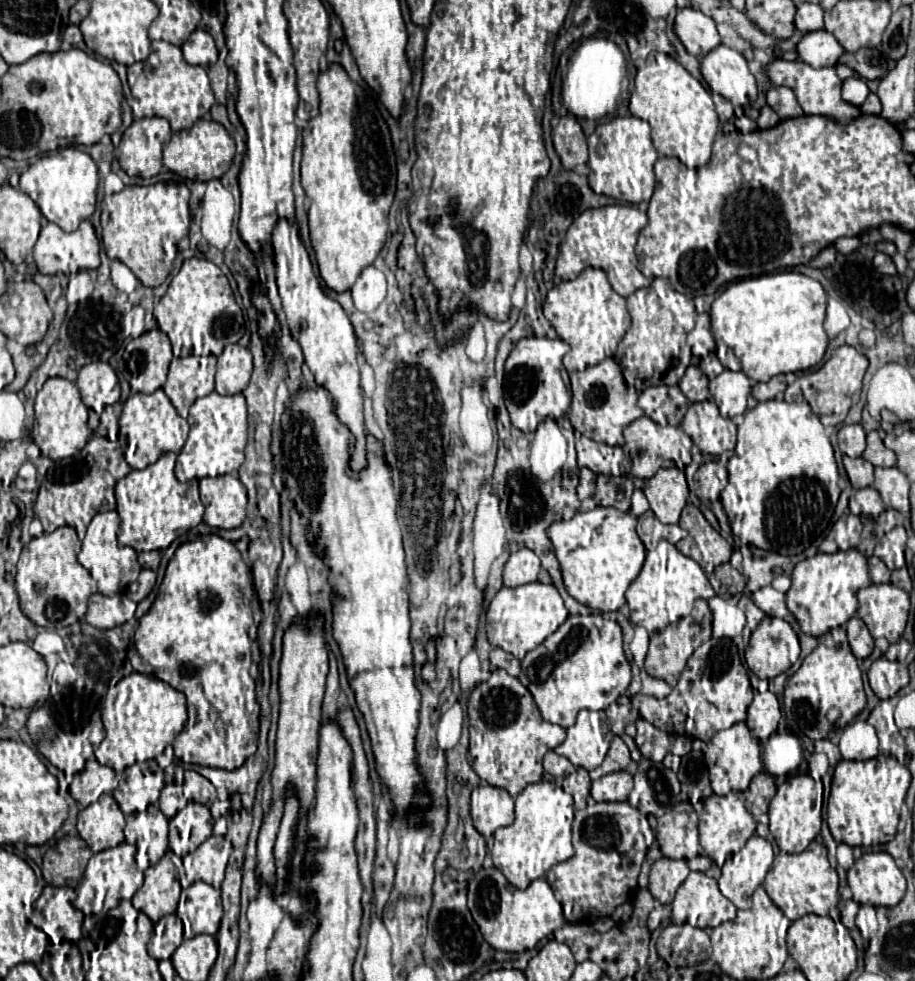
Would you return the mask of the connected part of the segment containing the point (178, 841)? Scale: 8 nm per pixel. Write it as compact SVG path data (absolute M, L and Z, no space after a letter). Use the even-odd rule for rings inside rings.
M188 802L188 806L170 820L170 850L178 857L194 852L206 838L212 836L212 824L214 818L206 806Z

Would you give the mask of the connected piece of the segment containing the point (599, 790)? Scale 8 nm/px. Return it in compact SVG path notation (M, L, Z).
M626 770L610 772L592 782L592 798L596 802L624 802L632 790L632 776Z

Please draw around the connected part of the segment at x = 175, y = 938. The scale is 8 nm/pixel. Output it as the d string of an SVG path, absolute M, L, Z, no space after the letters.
M176 914L164 916L160 922L180 922L180 924L156 924L154 932L152 932L152 940L150 944L150 954L156 960L168 960L172 956L172 952L182 944L184 936L182 936L182 920Z

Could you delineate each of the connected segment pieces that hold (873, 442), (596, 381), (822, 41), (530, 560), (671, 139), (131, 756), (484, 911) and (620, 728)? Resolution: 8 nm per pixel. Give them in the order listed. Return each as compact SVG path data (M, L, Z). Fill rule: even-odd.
M878 430L870 432L866 436L866 442L868 442L868 446L866 446L866 450L864 450L862 456L870 464L874 464L874 466L896 466L896 454L884 446L882 436L880 436Z
M606 358L596 366L588 366L582 372L570 374L572 382L572 404L568 410L568 418L576 432L582 436L588 436L596 442L604 442L608 446L622 446L624 436L622 430L640 418L644 412L638 406L638 394L632 386L624 382L624 376L620 372L620 366L614 362L614 358Z
M814 30L802 36L802 40L796 44L798 58L814 68L824 66L836 66L836 60L844 52L842 46L836 42L832 34L826 30Z
M528 548L518 550L518 552L510 554L510 558L504 566L504 586L516 588L516 586L522 586L522 584L536 582L538 572L540 572L538 556Z
M660 52L648 56L646 66L636 72L636 90L630 96L630 112L652 126L652 142L662 156L674 156L688 168L704 166L710 160L712 142L718 130L718 114L712 96L672 56Z
M132 672L122 678L102 701L102 722L106 712L106 738L94 751L100 764L112 766L116 774L134 762L144 762L156 758L164 748L182 732L186 724L186 698L182 692L174 690L166 682Z
M496 868L480 870L472 878L468 886L468 908L484 940L502 952L532 950L542 938L552 936L566 924L560 902L554 898L554 890L546 878L538 878L526 890L518 890Z
M620 696L614 704L610 704L610 706L608 706L606 716L608 716L608 720L610 720L612 732L614 732L616 736L622 736L622 734L624 734L626 724L628 724L628 722L638 720L638 716L640 716L640 714L638 714L638 710L634 710L634 708L632 708L632 704L630 704L630 698L628 698L628 696Z

